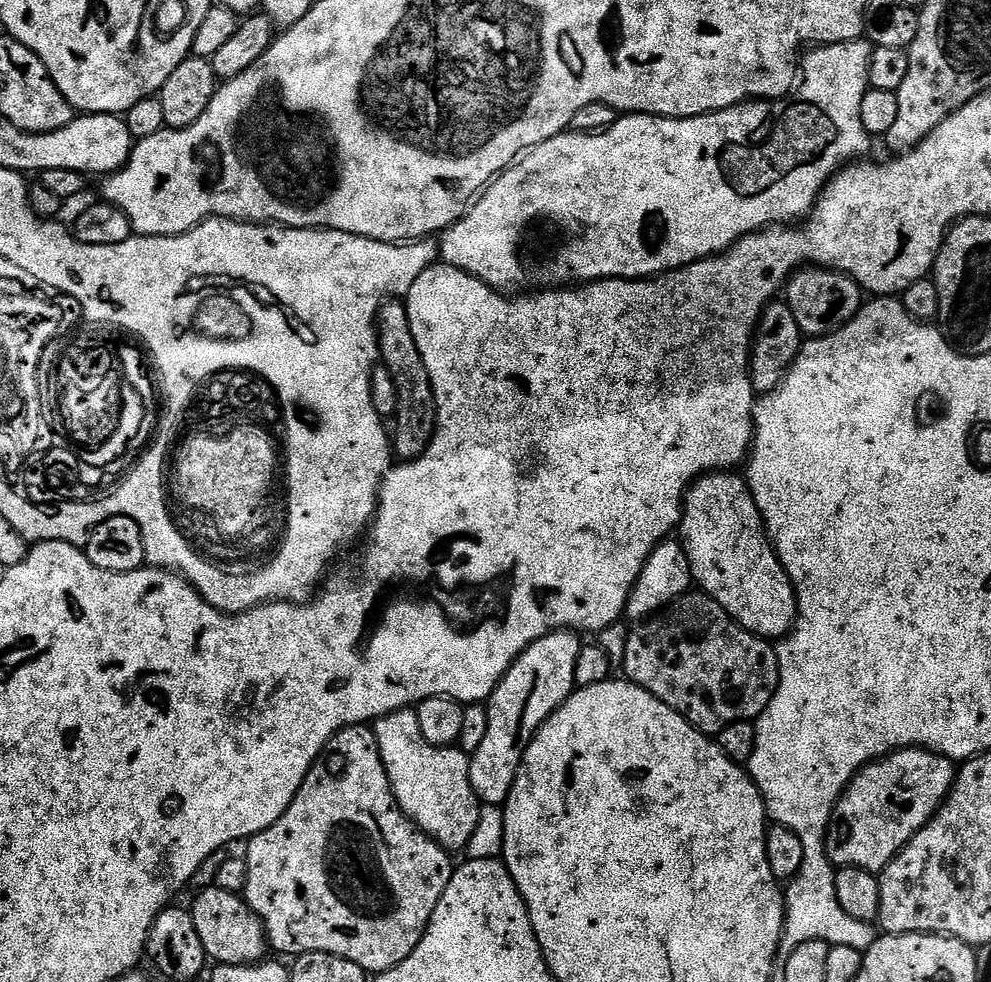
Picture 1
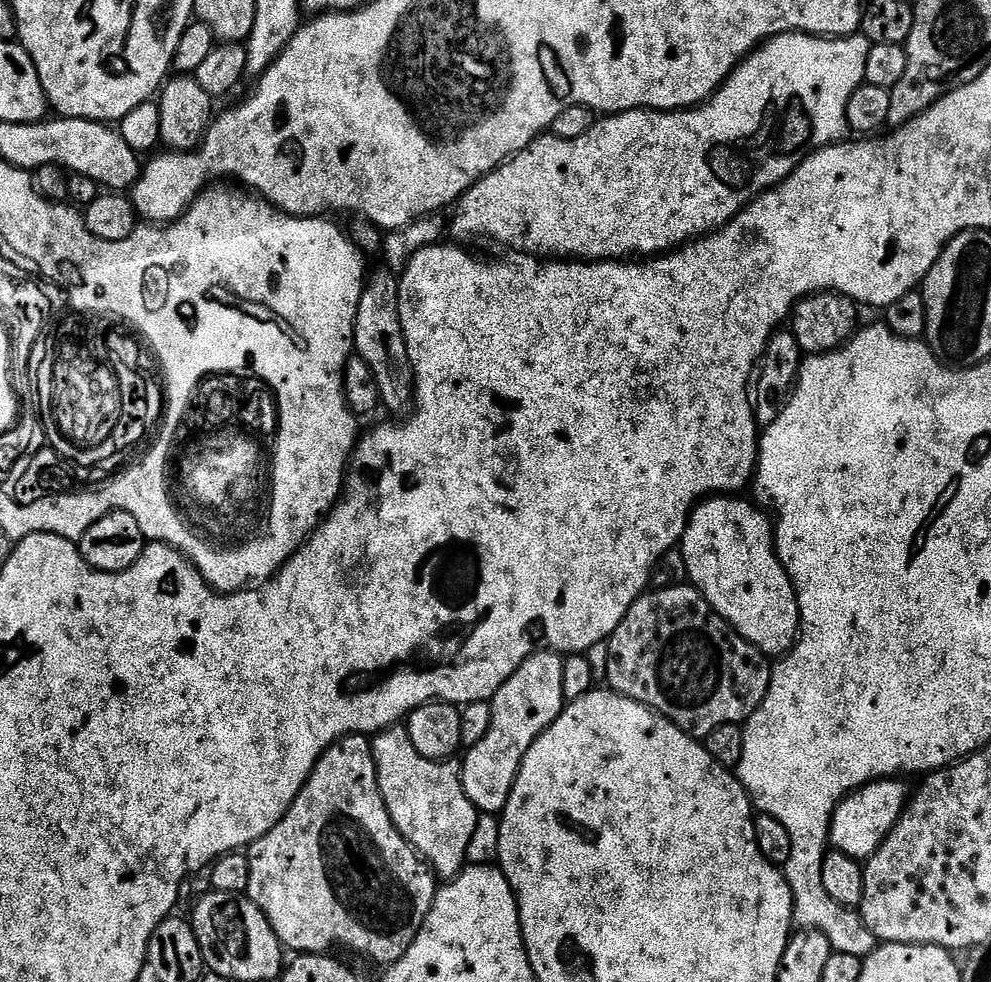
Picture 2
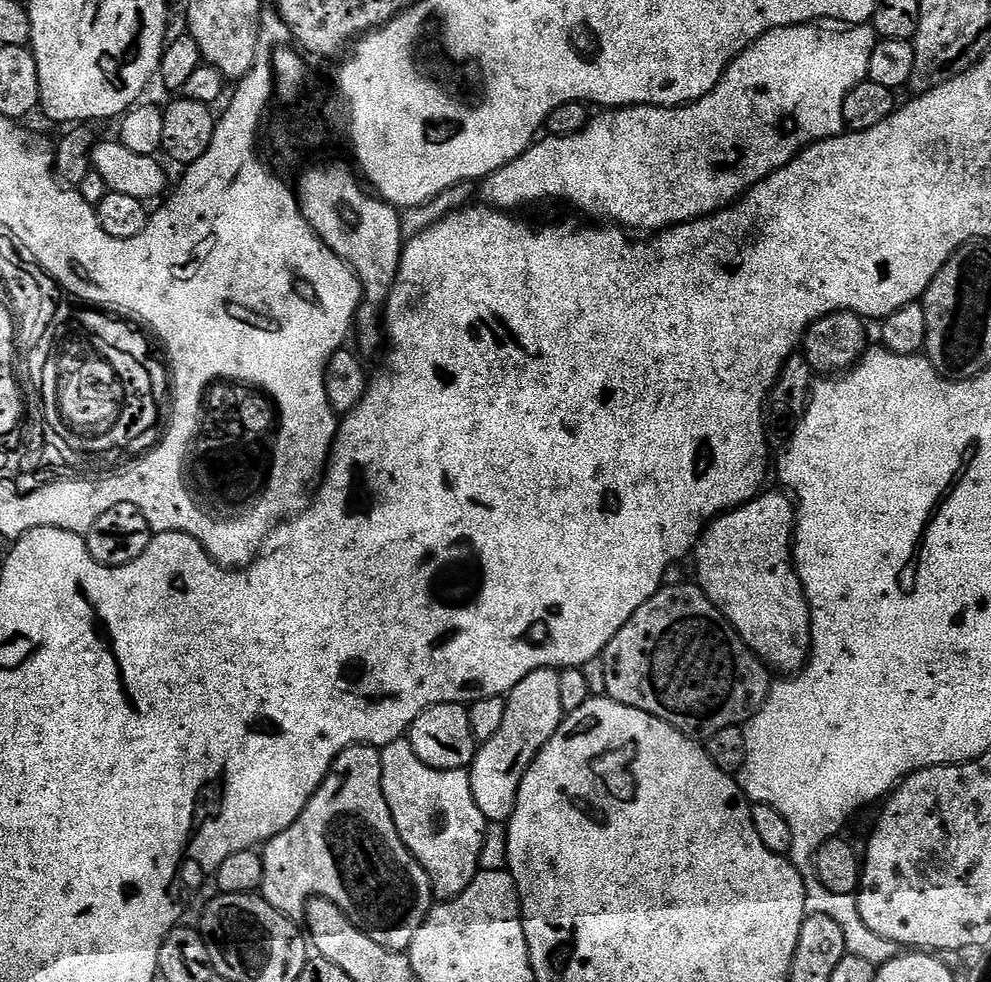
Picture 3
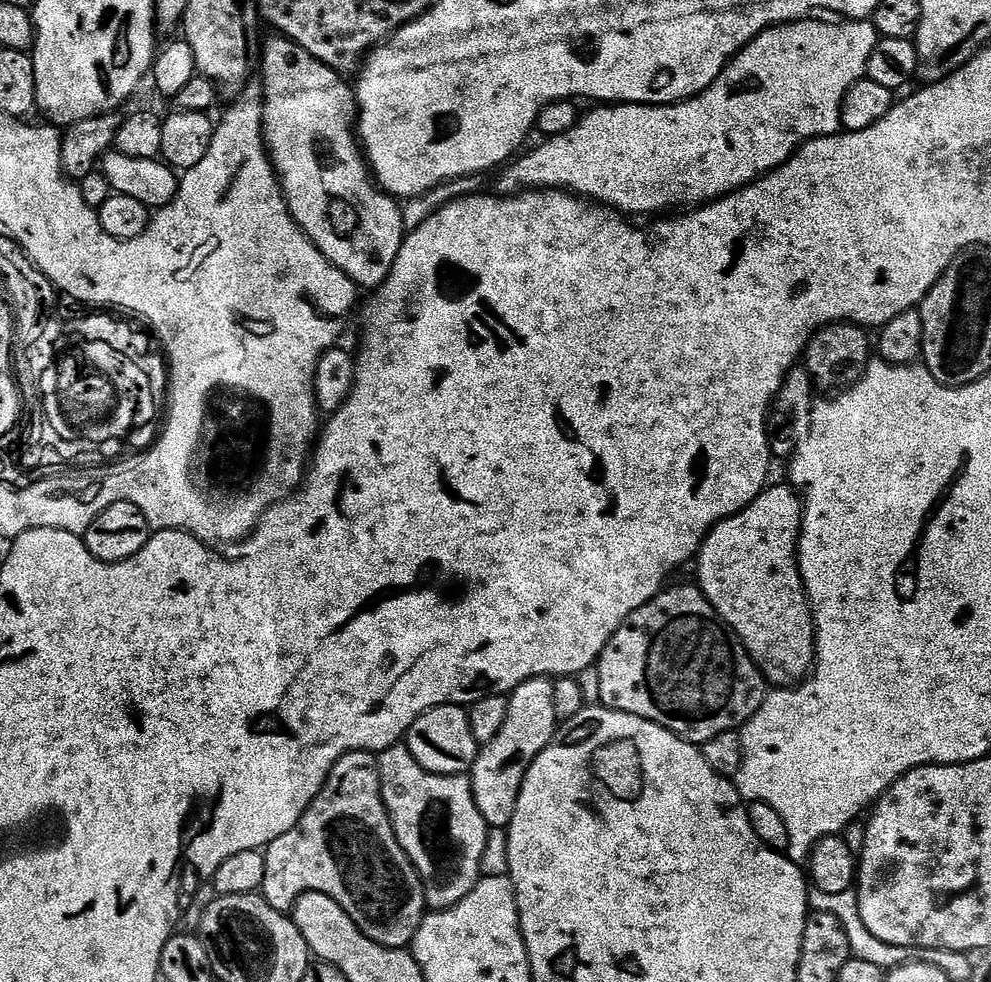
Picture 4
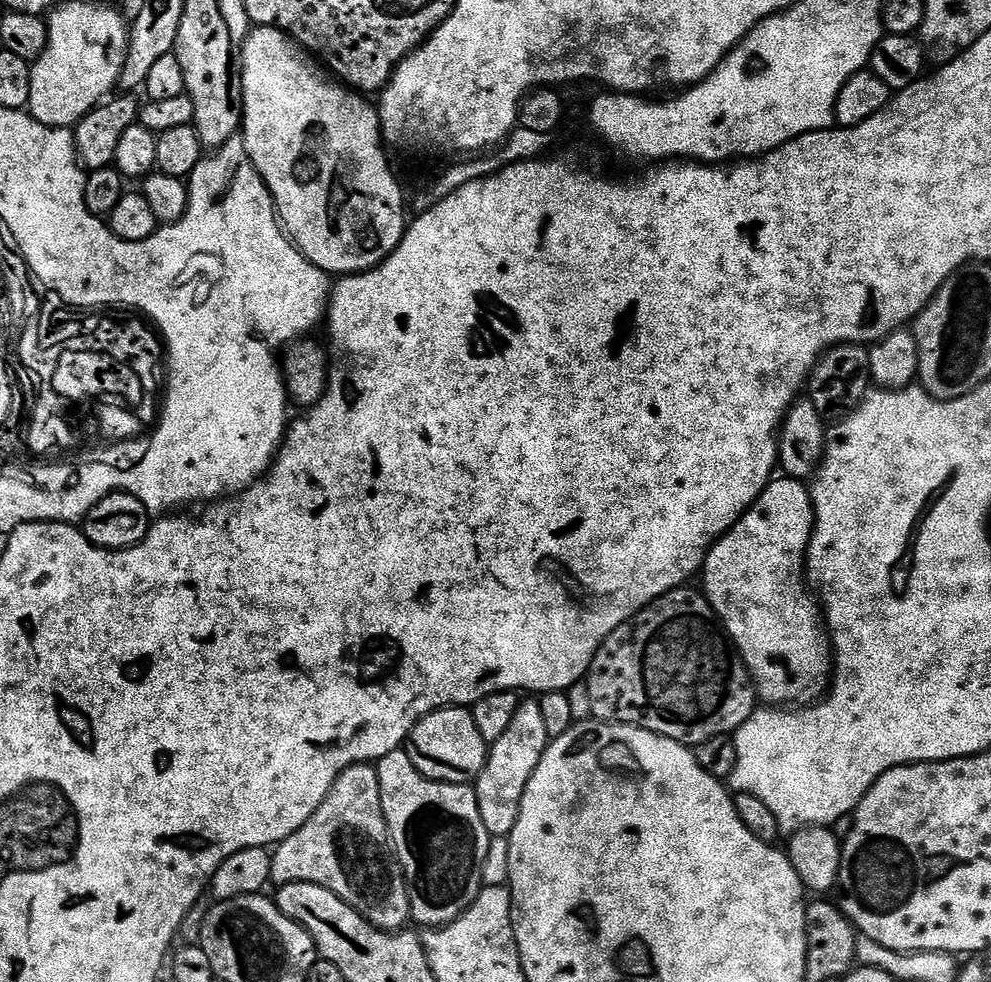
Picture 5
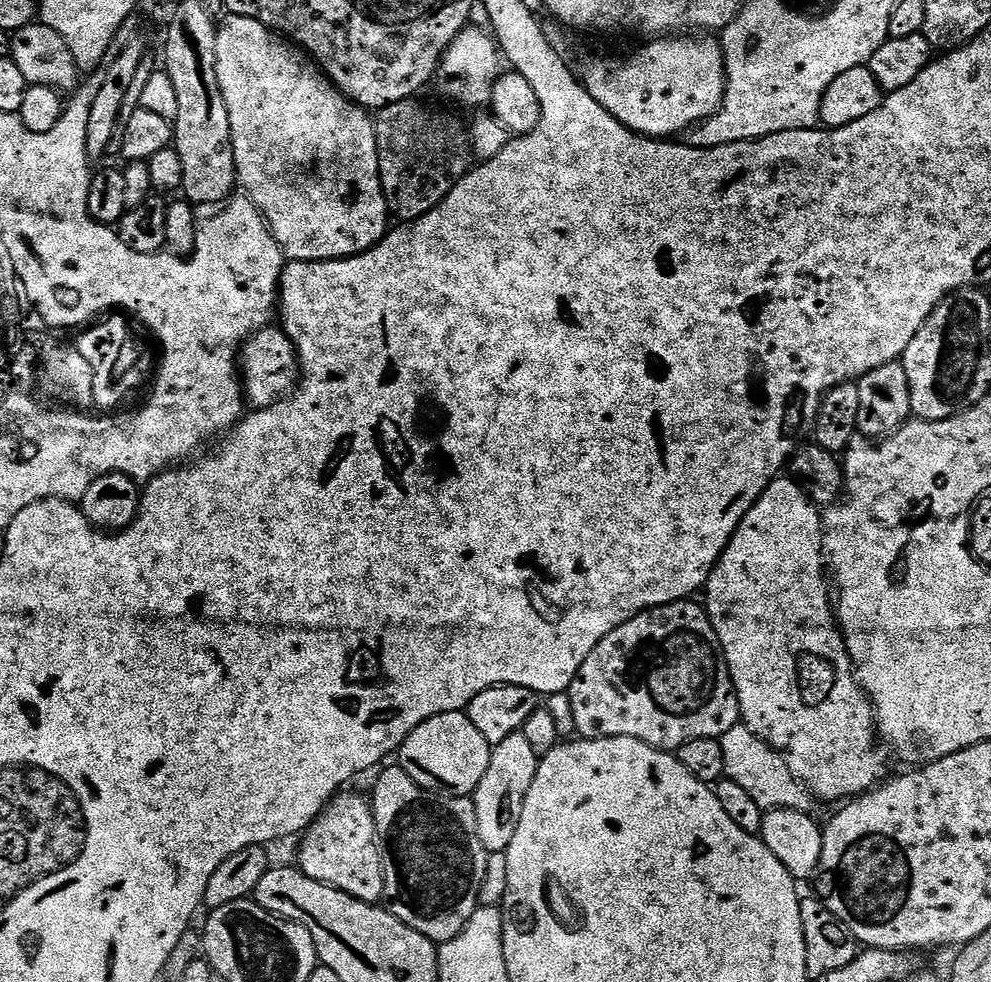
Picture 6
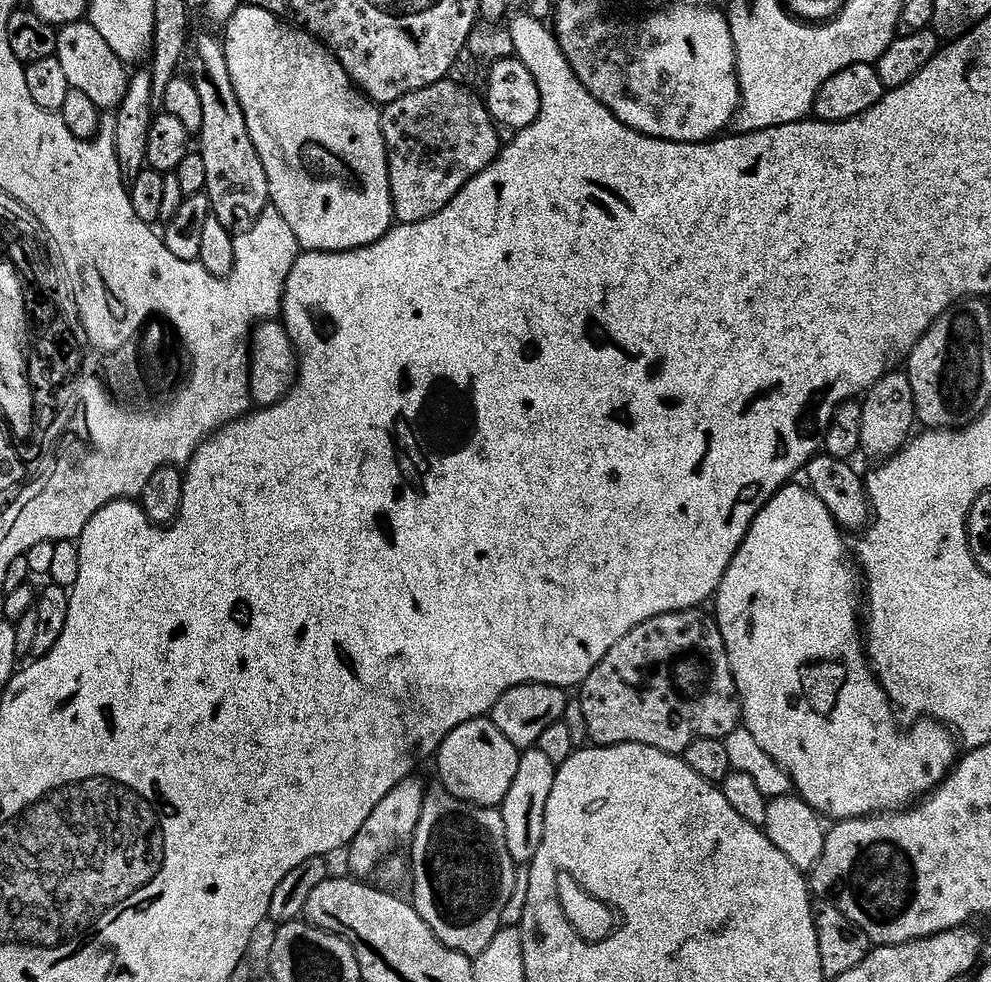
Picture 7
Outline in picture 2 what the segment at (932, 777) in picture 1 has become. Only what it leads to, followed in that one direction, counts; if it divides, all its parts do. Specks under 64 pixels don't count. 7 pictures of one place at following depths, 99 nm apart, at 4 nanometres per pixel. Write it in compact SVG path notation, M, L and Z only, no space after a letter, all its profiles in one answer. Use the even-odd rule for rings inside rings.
M900 778L874 780L871 784L849 792L834 810L832 824L828 828L830 844L835 851L853 856L861 862L867 861L882 846L882 842L896 828L900 816L908 806L910 788Z

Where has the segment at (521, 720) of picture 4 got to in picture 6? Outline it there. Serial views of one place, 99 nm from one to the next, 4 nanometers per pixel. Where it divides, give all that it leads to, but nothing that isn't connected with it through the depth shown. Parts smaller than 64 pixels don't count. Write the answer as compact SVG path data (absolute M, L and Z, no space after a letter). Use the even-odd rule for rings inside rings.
M523 730L510 734L510 738L493 747L490 766L474 793L478 838L482 838L482 846L486 846L489 854L505 852L510 846L518 822L522 822L522 806L526 806L526 794L530 794L530 782L534 782L539 765L540 756Z

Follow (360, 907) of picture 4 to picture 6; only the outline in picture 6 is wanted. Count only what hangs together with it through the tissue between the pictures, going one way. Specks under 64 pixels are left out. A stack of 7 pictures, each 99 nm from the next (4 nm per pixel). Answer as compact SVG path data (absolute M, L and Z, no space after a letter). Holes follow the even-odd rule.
M341 790L328 801L328 807L312 821L312 825L303 833L300 844L300 861L298 867L310 878L342 890L367 904L379 905L384 896L384 887L388 880L384 877L384 852L380 849L382 837L376 828L376 819L372 813L369 797L360 792Z

